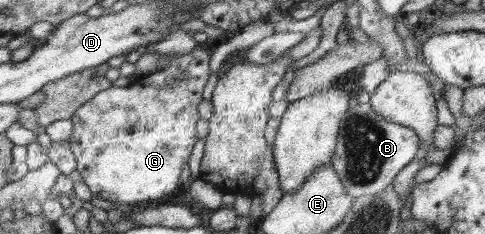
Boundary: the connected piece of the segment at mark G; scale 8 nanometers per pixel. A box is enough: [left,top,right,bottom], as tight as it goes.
[68,47,210,206]

